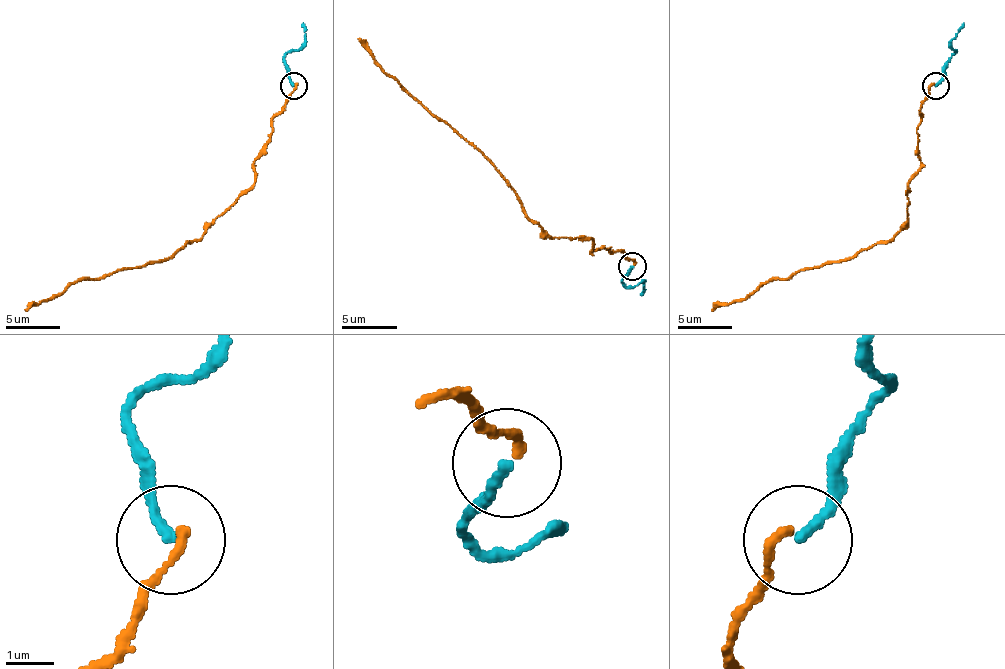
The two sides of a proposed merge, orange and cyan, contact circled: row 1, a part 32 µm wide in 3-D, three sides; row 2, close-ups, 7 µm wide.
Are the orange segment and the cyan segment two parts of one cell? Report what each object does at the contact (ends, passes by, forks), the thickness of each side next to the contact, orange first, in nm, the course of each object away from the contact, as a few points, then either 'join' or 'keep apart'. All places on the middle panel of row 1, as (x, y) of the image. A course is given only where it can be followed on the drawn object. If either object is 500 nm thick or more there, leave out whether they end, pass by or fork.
orange ends there; cyan ends there; 190 nm thick on the orange side, 220 nm on the other; orange runs (632, 264), (622, 250), (591, 250), (591, 239), (550, 236), (526, 215), (509, 182), (410, 97), (358, 39); cyan runs (632, 267), (622, 280), (627, 286), (641, 283), (641, 294); join

